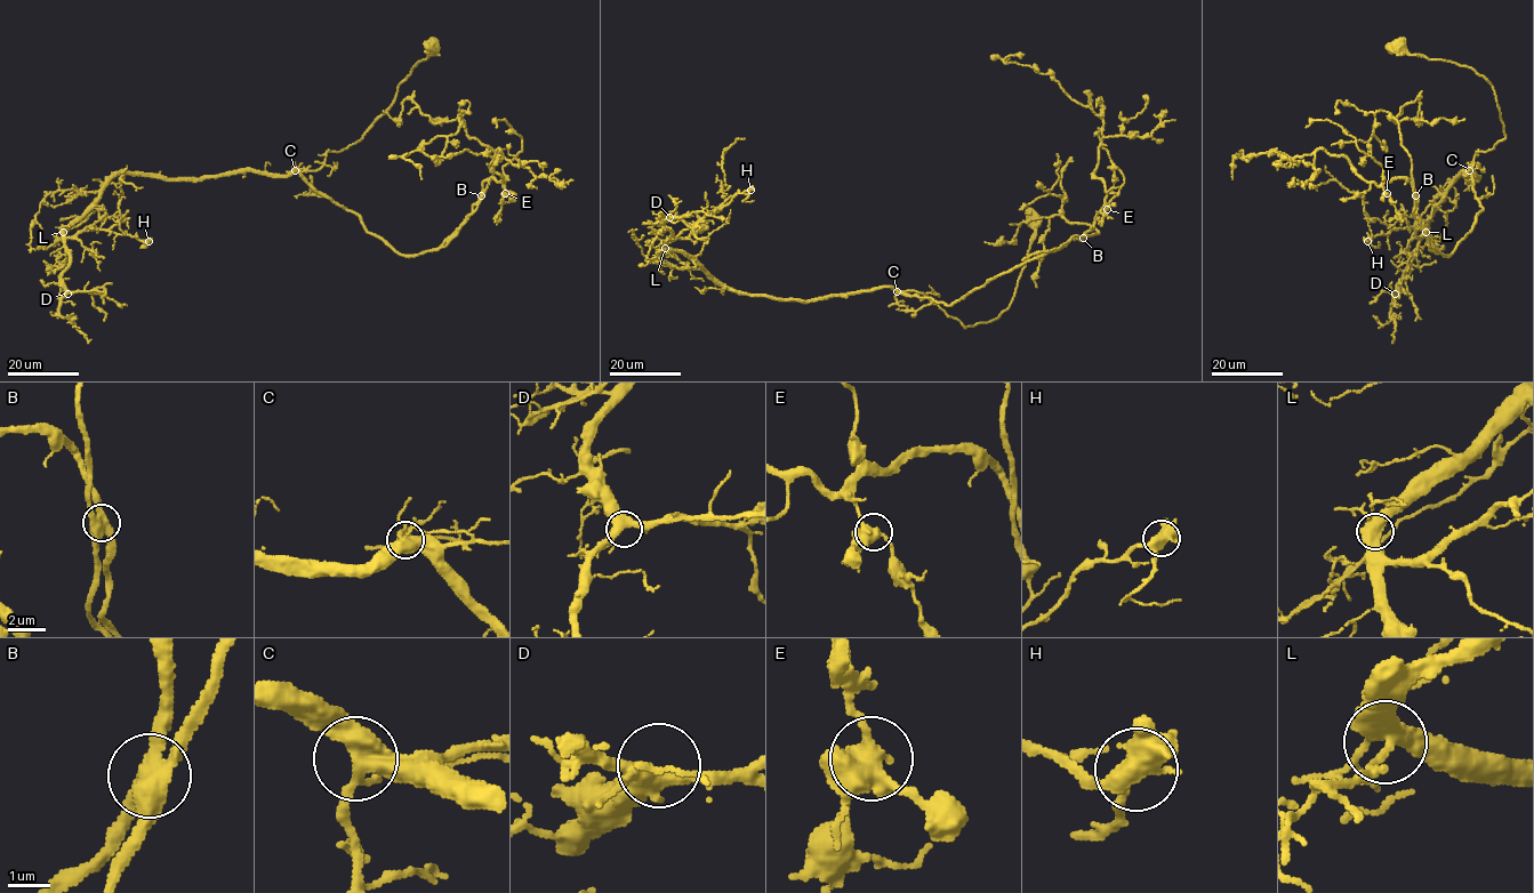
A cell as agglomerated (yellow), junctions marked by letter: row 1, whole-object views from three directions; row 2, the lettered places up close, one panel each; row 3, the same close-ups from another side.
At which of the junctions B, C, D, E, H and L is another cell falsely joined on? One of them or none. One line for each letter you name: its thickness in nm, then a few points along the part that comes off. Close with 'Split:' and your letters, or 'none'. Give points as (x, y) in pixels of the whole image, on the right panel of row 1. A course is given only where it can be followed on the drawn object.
B: 440 nm thick; foreign part runs (1415, 195), (1412, 160), (1392, 119), (1420, 99), (1420, 111)
Split: B

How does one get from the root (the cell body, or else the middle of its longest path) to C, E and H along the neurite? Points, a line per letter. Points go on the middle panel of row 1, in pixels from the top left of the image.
C: (1035, 222), (1034, 240), (1014, 296), (996, 319), (965, 327), (925, 295), (914, 290), (897, 291)
E: (1035, 222), (1014, 296), (996, 319), (965, 327), (925, 295), (904, 291), (952, 305), (1082, 239), (1107, 209)
H: (1035, 222), (1010, 305), (965, 327), (914, 290), (806, 300), (738, 294), (666, 246), (751, 190)

